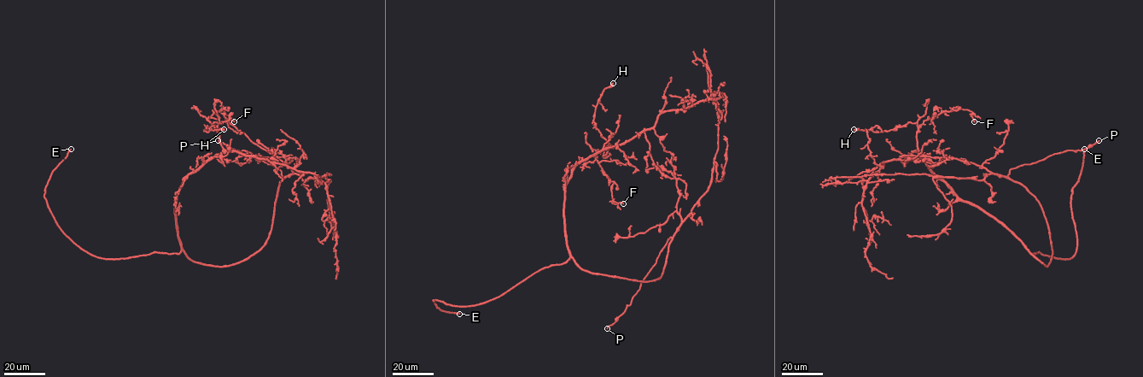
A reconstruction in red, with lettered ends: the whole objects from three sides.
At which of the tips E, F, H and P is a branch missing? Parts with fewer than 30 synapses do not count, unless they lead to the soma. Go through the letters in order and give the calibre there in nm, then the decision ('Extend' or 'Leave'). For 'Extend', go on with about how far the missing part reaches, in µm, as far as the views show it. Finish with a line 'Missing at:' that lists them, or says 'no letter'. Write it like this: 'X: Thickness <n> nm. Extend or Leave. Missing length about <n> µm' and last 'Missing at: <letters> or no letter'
E: Thickness 160 nm. Extend. Missing length about 30 µm
F: Thickness 110 nm. Leave
H: Thickness 240 nm. Leave
P: Thickness 100 nm. Leave
Missing at: E

